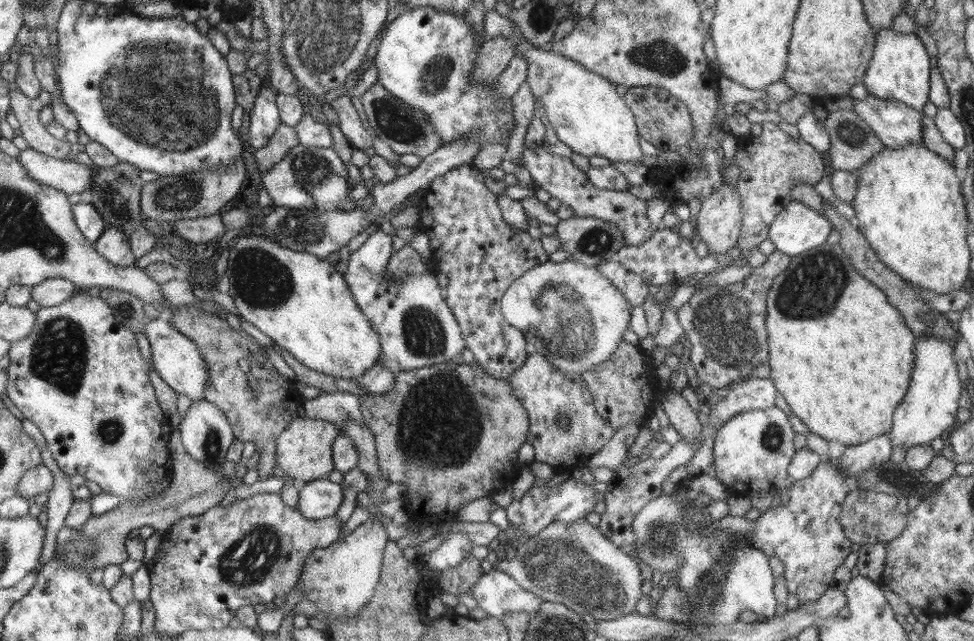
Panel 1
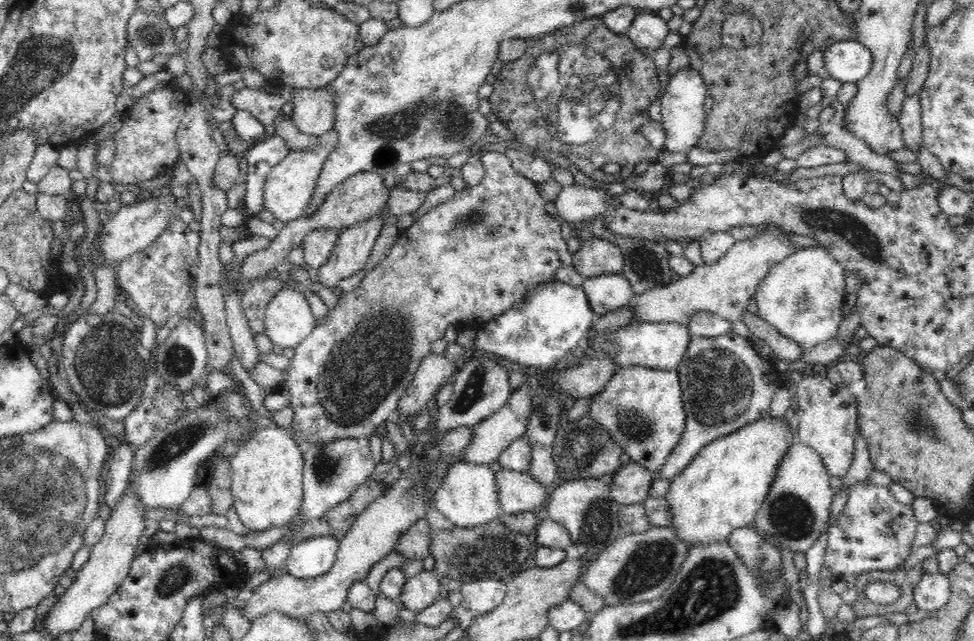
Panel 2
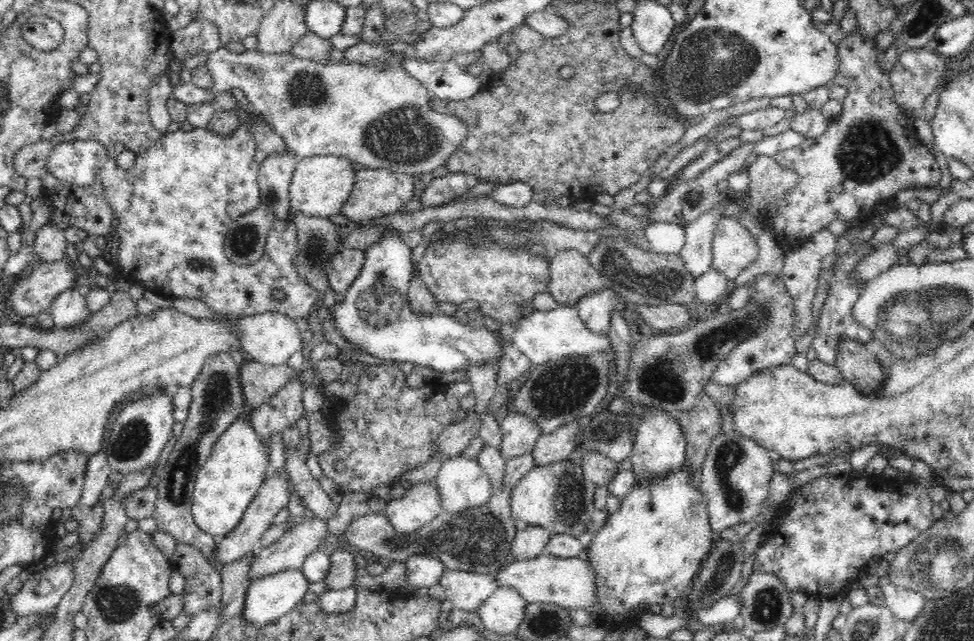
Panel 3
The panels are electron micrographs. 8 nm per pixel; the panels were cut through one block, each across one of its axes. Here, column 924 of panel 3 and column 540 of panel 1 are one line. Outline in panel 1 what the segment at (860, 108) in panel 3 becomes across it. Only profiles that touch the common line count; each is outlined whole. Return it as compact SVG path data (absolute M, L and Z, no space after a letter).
M543 144L536 149L528 149L525 146L520 160L520 164L531 174L536 189L543 188L550 196L558 198L576 217L592 217L615 224L623 234L626 245L642 244L659 228L652 225L646 216L646 200L632 195L628 190L596 188L589 181L587 174L574 165L571 158L554 155L546 151Z

